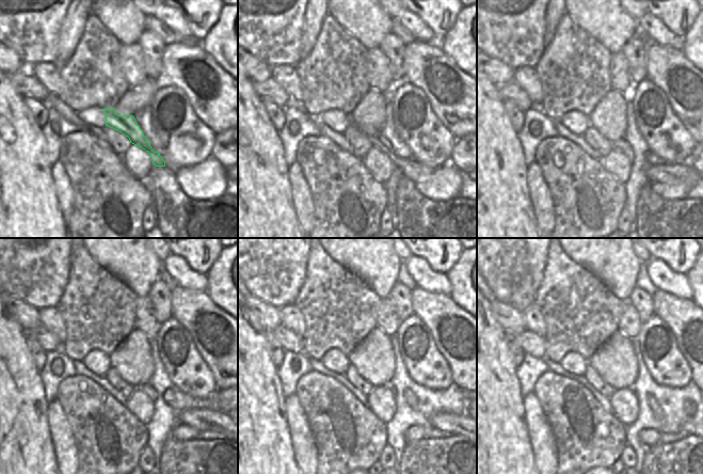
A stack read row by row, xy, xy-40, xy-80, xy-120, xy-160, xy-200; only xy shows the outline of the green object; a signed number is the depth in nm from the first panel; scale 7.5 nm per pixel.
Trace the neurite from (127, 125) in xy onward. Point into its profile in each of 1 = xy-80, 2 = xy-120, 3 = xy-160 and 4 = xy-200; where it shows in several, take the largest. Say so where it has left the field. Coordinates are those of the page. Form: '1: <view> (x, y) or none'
1: xy-80 (664, 173)
2: xy-120 (202, 419)
3: xy-160 (454, 424)
4: xy-200 (690, 428)

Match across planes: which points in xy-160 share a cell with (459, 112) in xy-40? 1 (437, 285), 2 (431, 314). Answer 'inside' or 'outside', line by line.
1: outside
2: inside

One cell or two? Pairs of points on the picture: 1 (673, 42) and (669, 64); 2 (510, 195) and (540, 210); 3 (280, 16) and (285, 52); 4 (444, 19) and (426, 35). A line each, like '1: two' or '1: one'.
1: two
2: two
3: one
4: two

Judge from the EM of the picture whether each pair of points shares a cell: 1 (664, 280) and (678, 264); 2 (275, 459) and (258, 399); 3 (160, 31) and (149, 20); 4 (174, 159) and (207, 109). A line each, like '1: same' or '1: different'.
1: different
2: same
3: same
4: different

